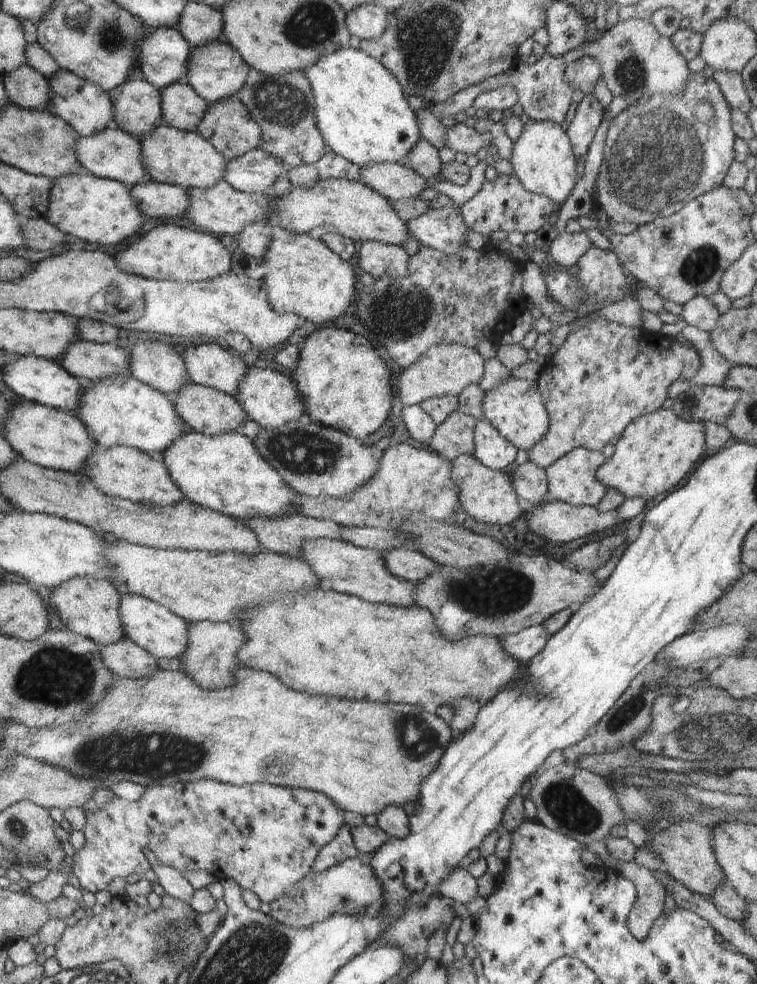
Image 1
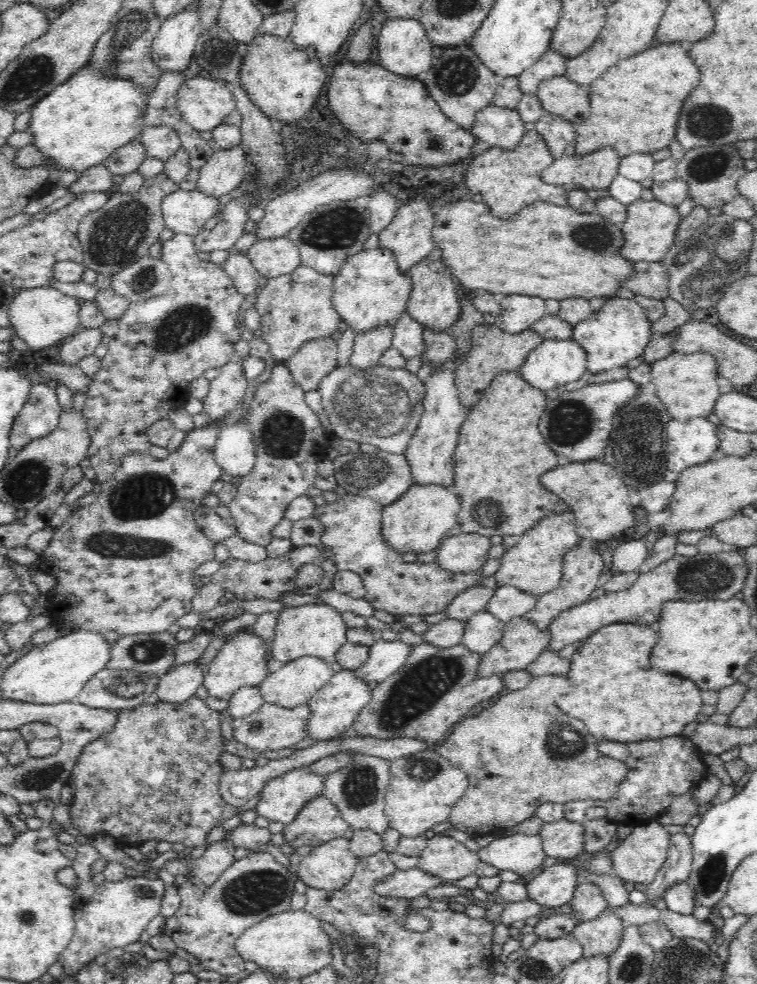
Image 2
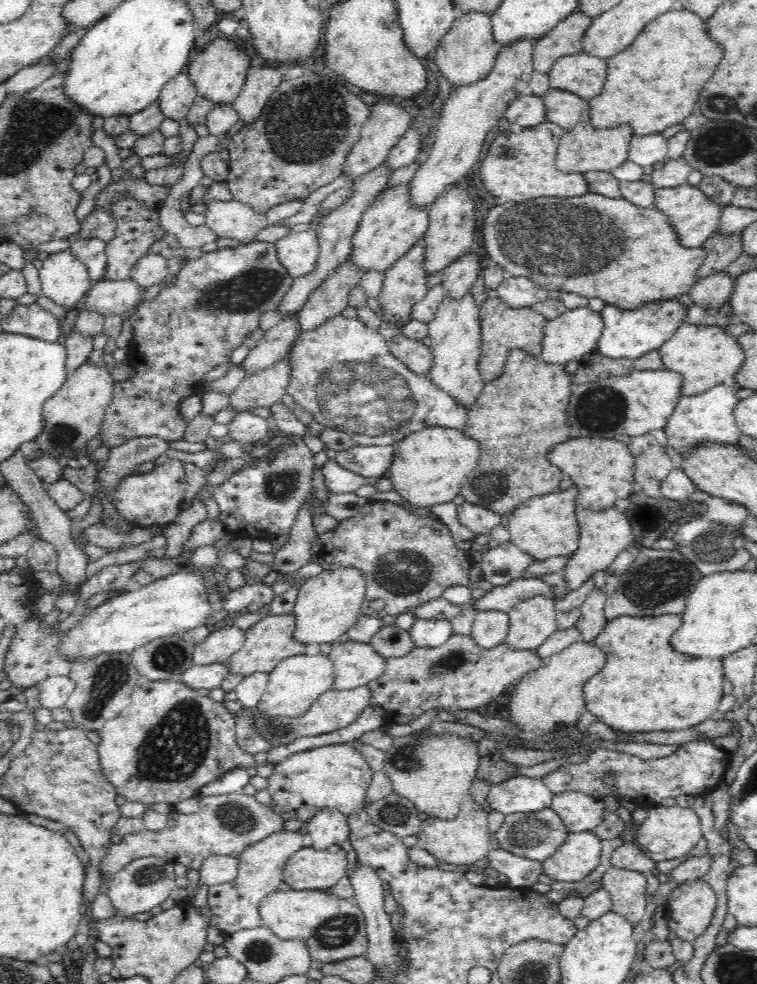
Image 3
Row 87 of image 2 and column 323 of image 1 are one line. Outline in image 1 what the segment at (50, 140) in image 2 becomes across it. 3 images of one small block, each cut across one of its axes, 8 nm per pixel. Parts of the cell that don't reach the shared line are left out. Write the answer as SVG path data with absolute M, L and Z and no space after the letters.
M340 48L330 54L324 54L316 64L302 70L314 92L316 126L328 149L361 168L372 162L390 164L400 163L408 158L410 150L420 142L420 120L414 109L408 106L406 96L394 75L375 58L360 49Z

